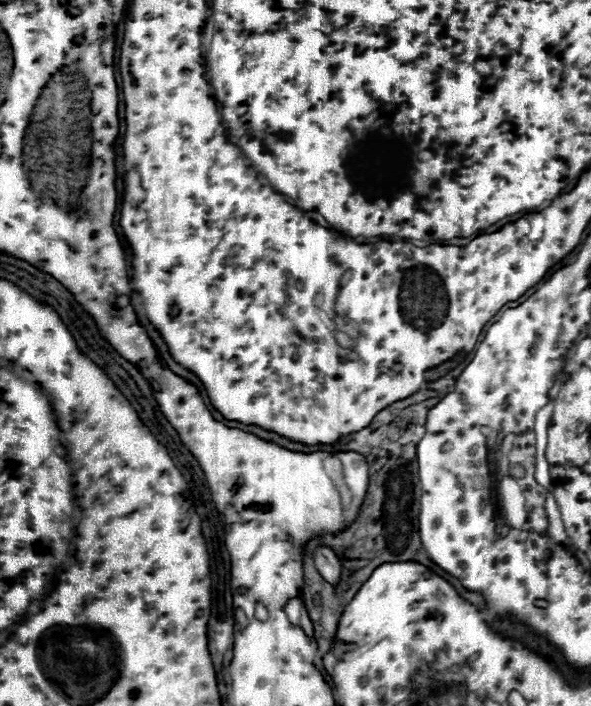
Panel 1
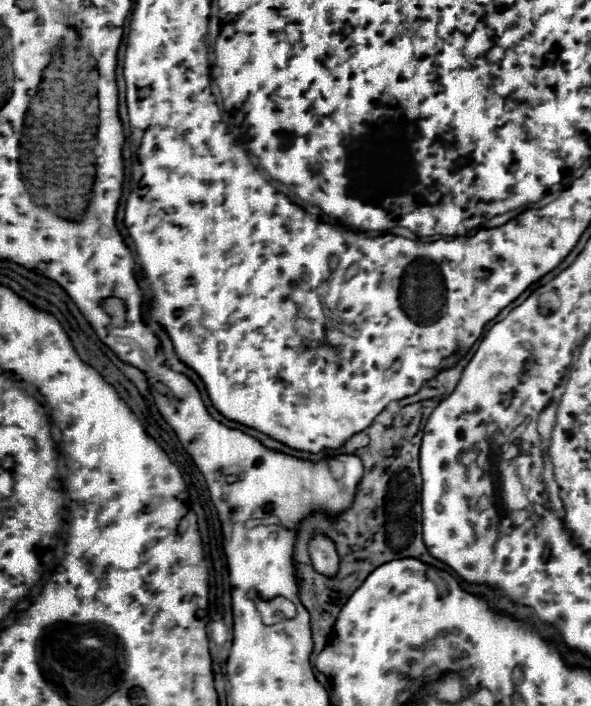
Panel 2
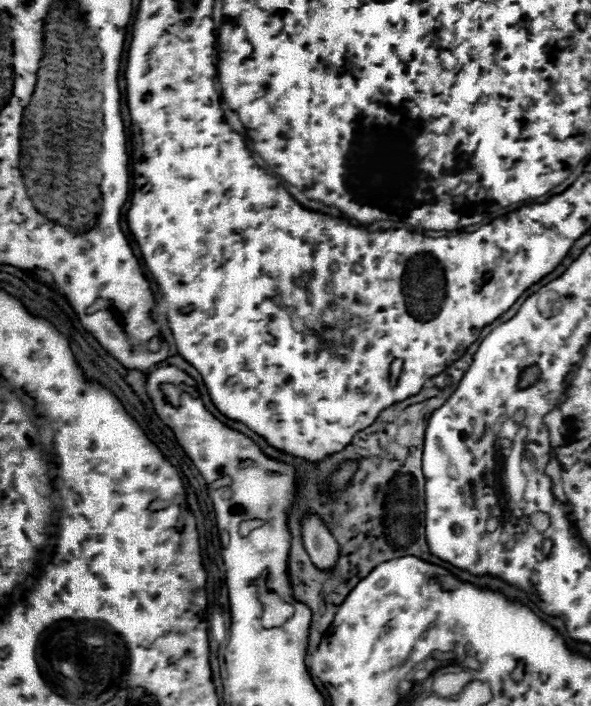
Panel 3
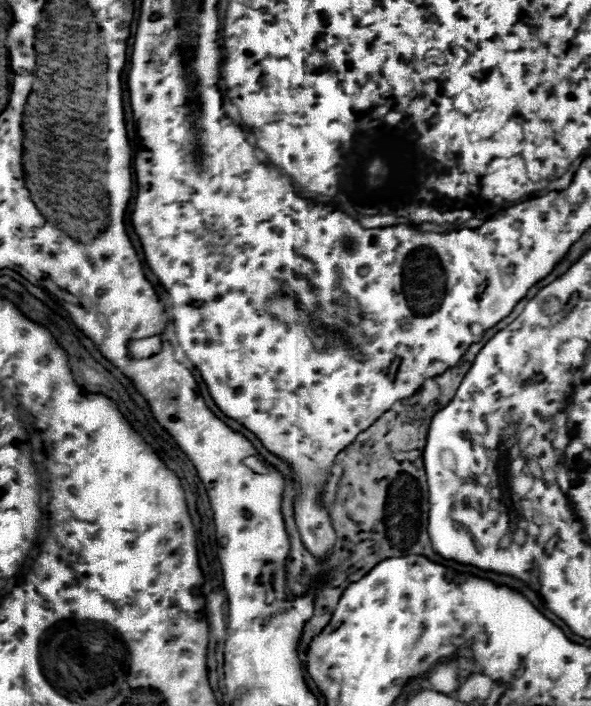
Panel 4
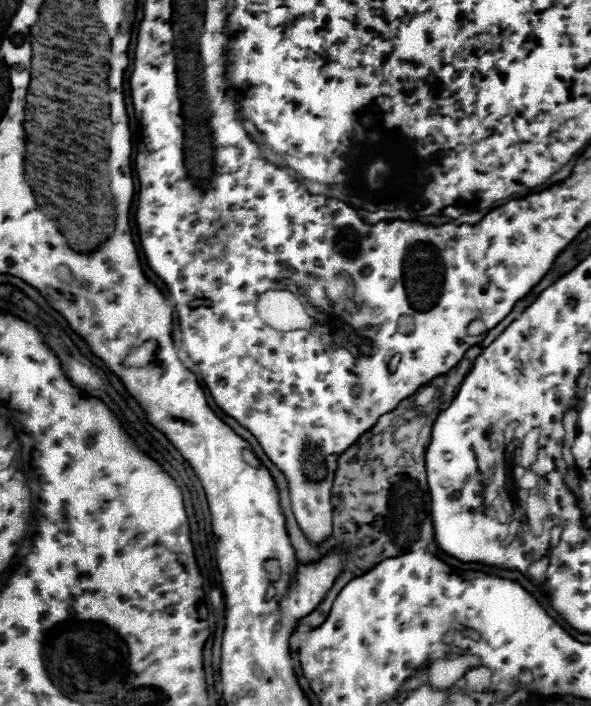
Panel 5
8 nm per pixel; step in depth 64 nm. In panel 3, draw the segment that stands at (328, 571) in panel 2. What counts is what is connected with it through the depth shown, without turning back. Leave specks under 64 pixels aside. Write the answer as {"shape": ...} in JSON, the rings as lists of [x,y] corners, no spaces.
{"shape":[[[310,516],[304,522],[304,548],[310,554],[310,560],[320,570],[332,570],[338,560],[338,544],[330,536],[326,524],[318,516]]]}

